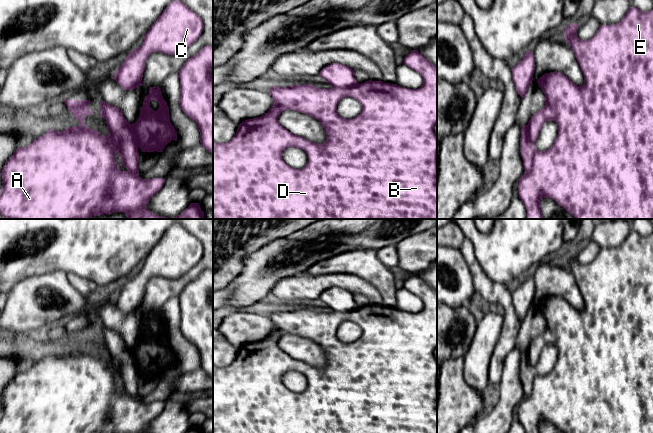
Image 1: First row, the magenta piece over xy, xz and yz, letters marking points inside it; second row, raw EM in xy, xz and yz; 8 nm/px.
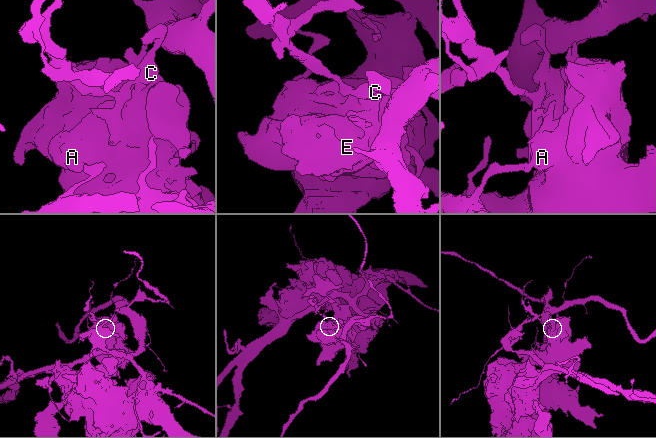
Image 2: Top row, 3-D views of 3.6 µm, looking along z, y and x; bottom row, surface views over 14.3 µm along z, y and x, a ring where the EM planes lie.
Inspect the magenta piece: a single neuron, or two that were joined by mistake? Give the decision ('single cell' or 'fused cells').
fused cells

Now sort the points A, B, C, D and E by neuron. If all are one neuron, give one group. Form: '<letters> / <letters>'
A B D E / C

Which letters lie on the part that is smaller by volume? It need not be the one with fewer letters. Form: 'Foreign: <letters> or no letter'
Foreign: C

